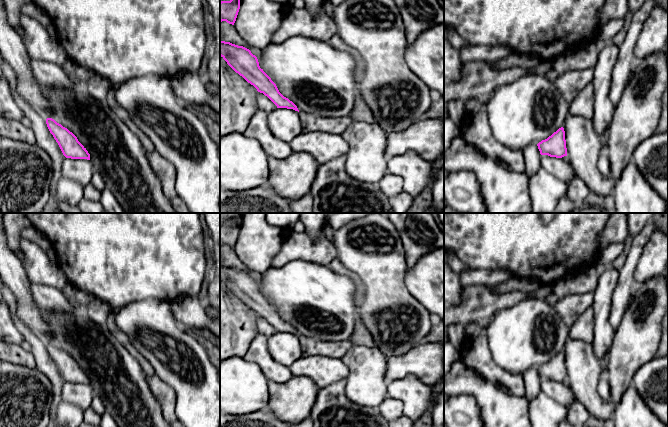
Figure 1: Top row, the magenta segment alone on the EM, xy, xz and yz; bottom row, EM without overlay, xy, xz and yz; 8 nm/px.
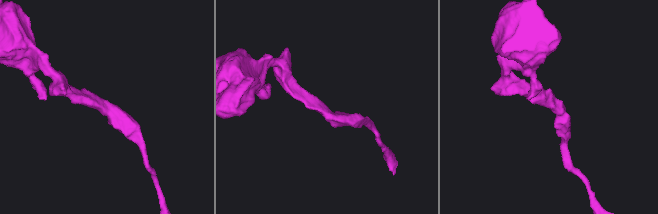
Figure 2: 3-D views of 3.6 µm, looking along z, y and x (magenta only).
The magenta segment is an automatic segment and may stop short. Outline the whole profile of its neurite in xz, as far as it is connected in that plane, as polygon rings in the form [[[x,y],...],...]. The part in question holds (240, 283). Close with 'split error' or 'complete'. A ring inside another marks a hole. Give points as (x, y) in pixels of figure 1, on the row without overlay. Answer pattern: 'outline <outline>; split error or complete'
outline [[[220,265],[220,280],[258,316],[267,320],[277,332],[293,333],[299,336],[297,330],[279,316],[276,308],[260,292],[257,281],[249,273]]]; complete

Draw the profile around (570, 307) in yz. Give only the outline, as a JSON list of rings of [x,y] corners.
[[[593,292],[573,293],[564,296],[555,304],[560,318],[570,328],[578,317],[593,306]]]

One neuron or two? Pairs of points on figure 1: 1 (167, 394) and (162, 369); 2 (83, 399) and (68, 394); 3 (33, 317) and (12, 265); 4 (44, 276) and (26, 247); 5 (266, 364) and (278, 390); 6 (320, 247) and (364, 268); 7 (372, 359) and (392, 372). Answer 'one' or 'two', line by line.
1: two
2: one
3: one
4: one
5: two
6: two
7: two

